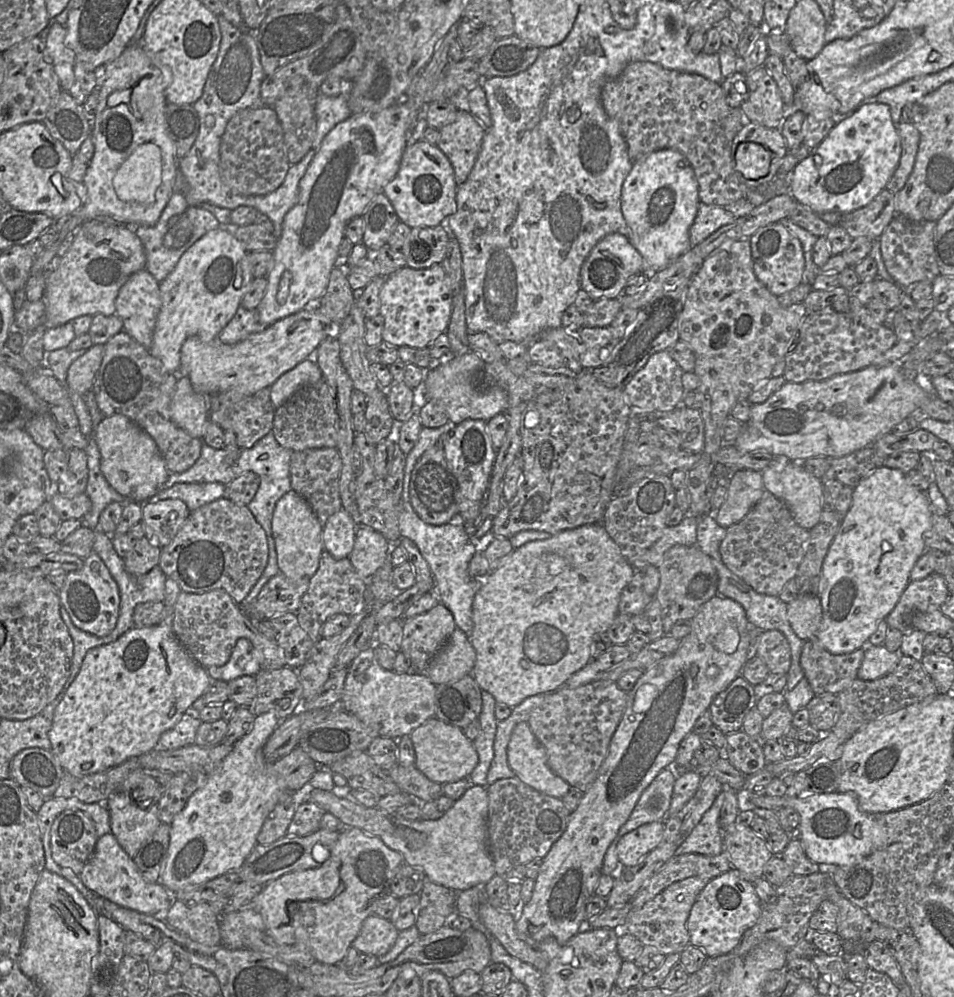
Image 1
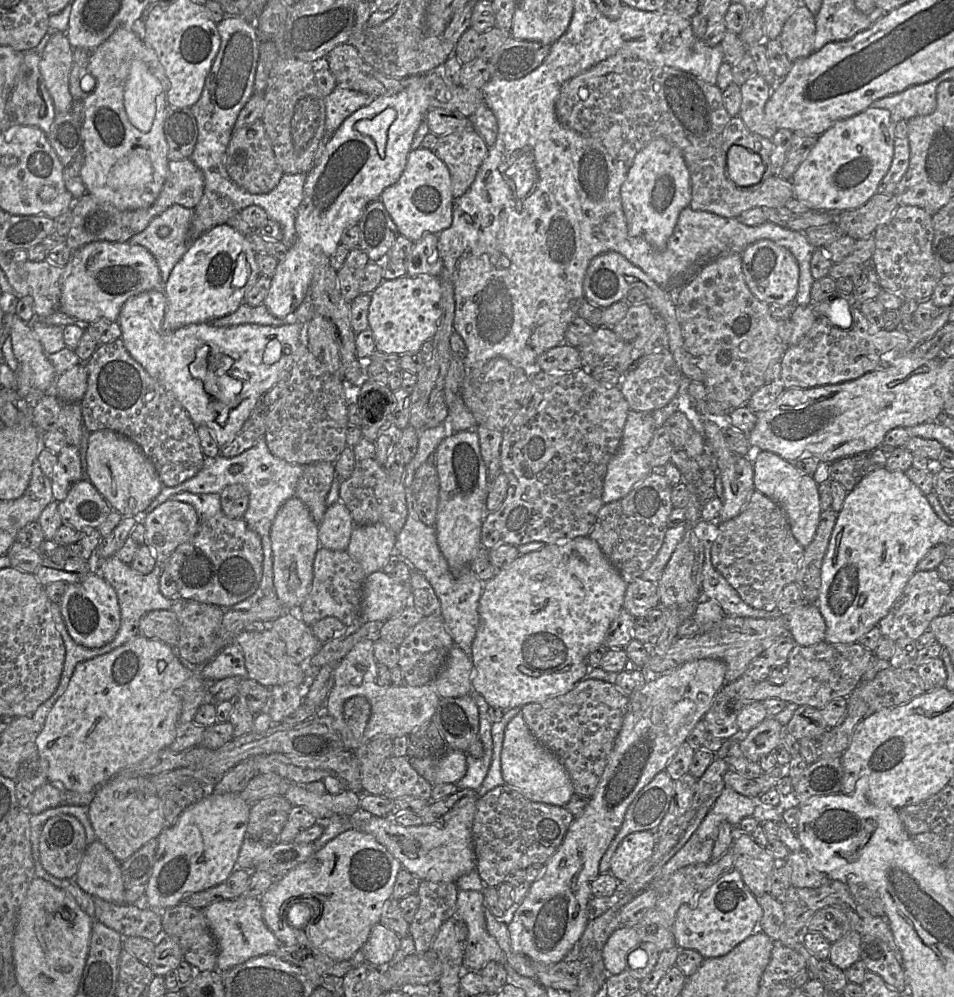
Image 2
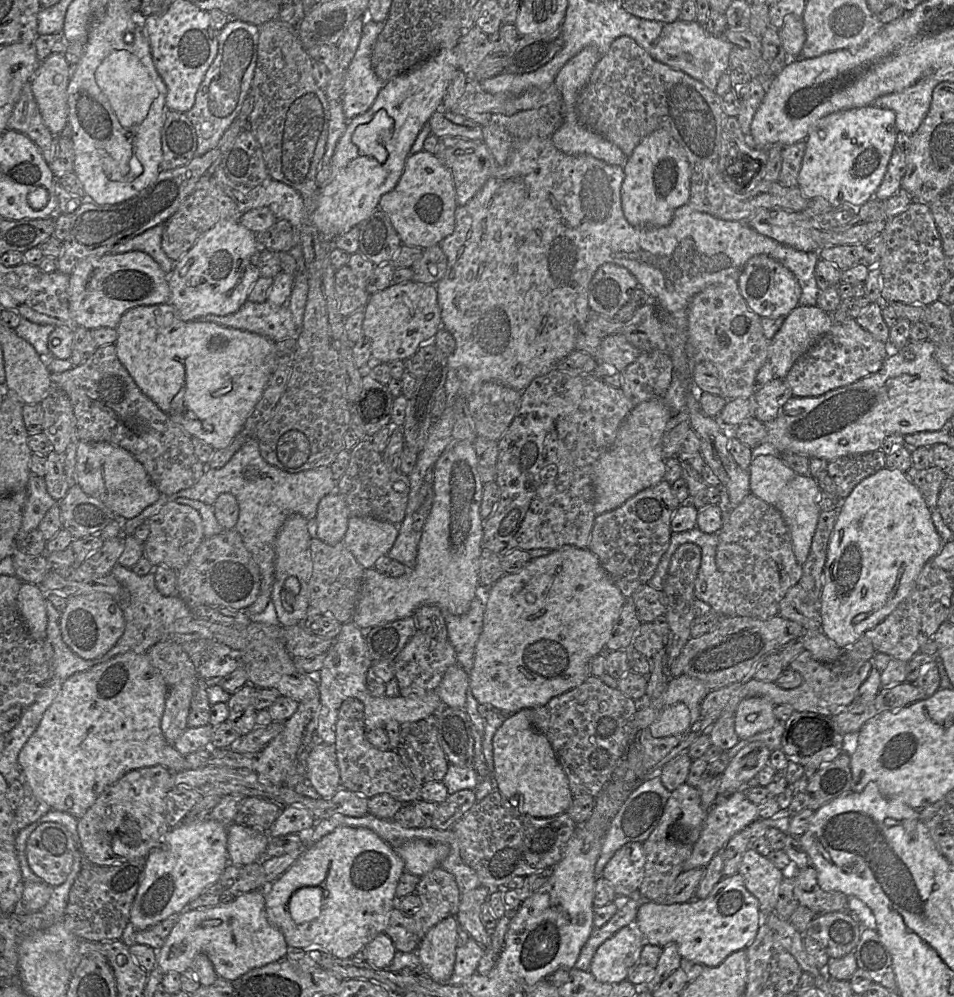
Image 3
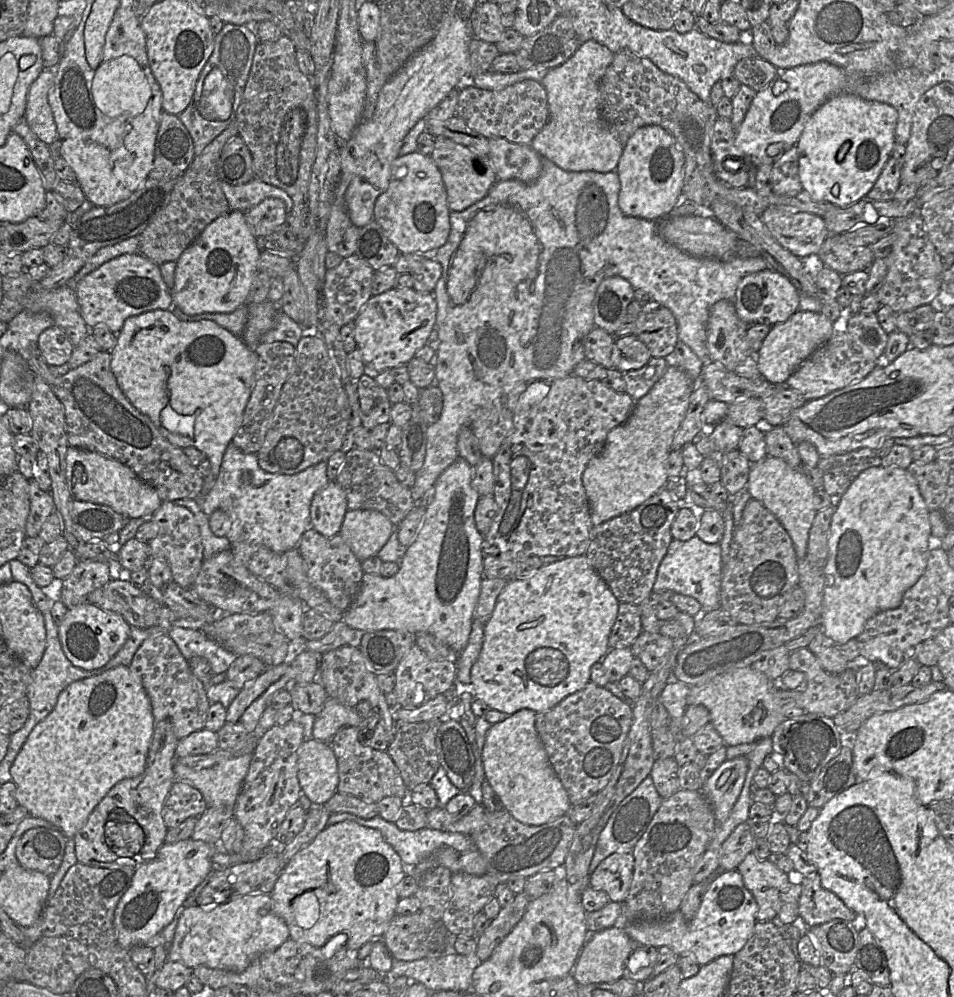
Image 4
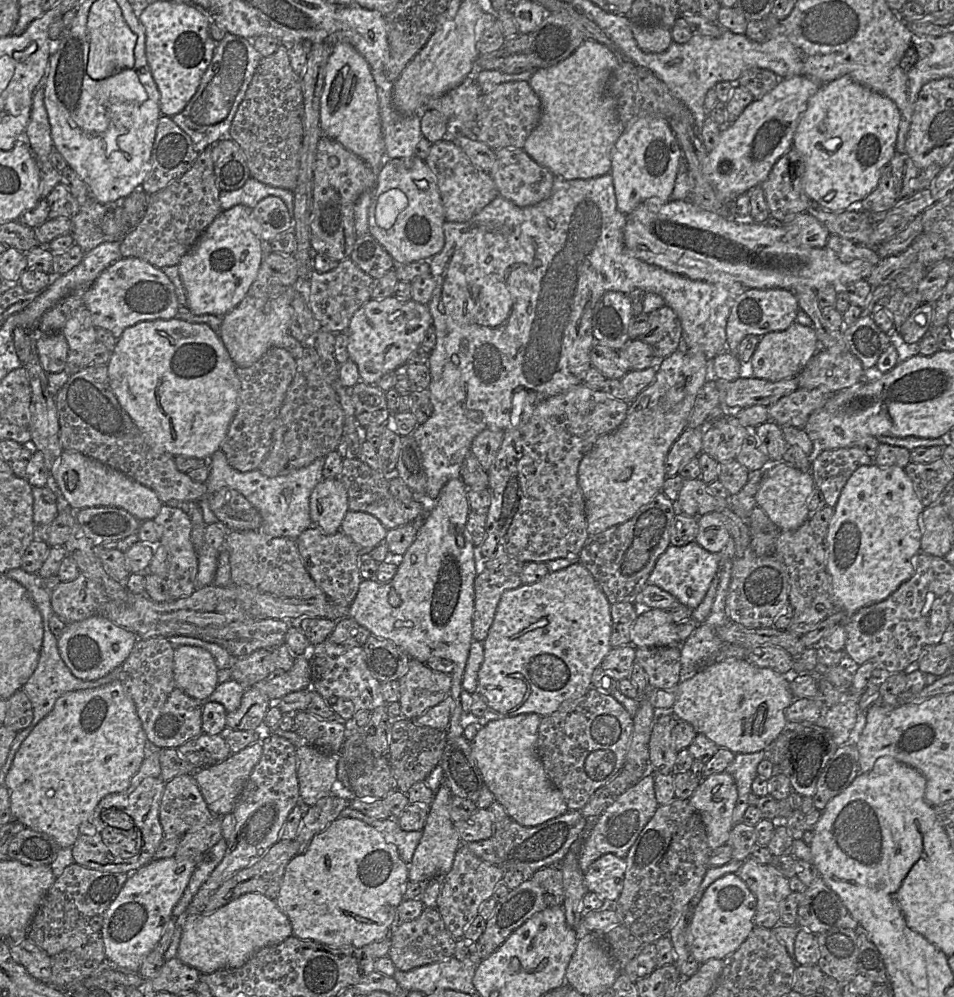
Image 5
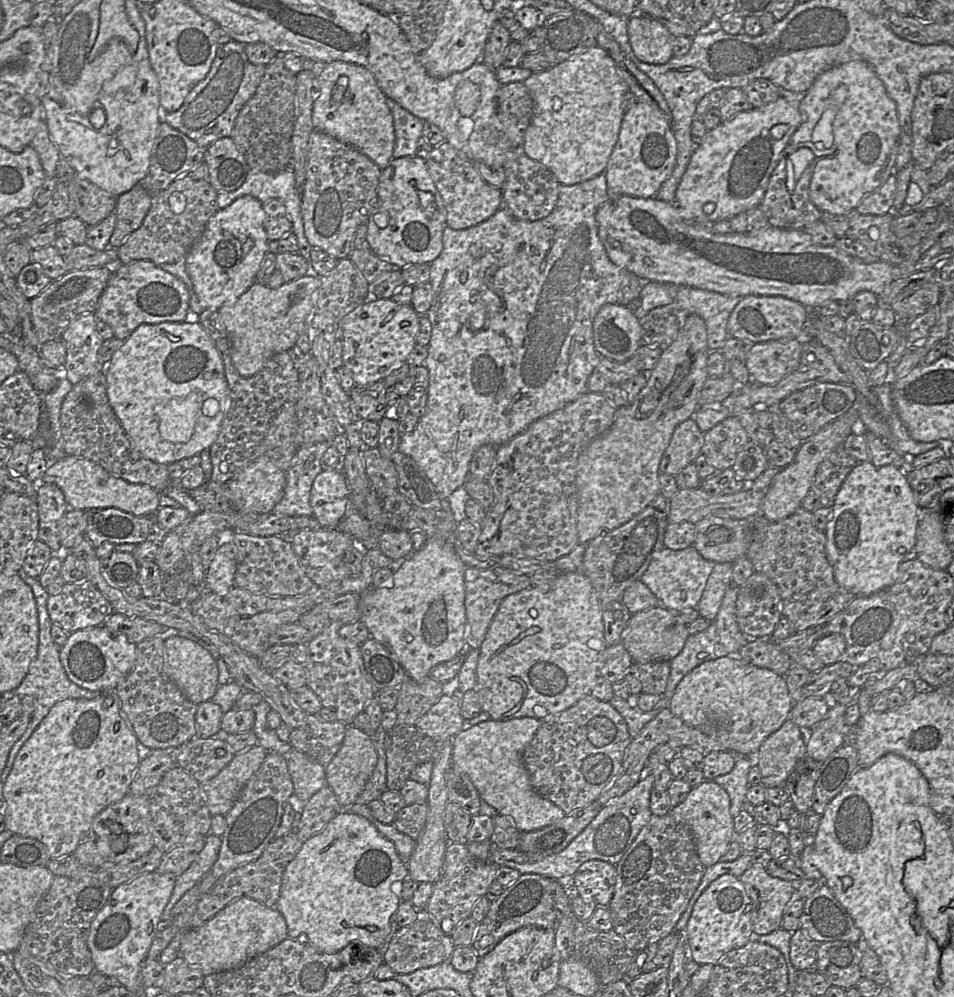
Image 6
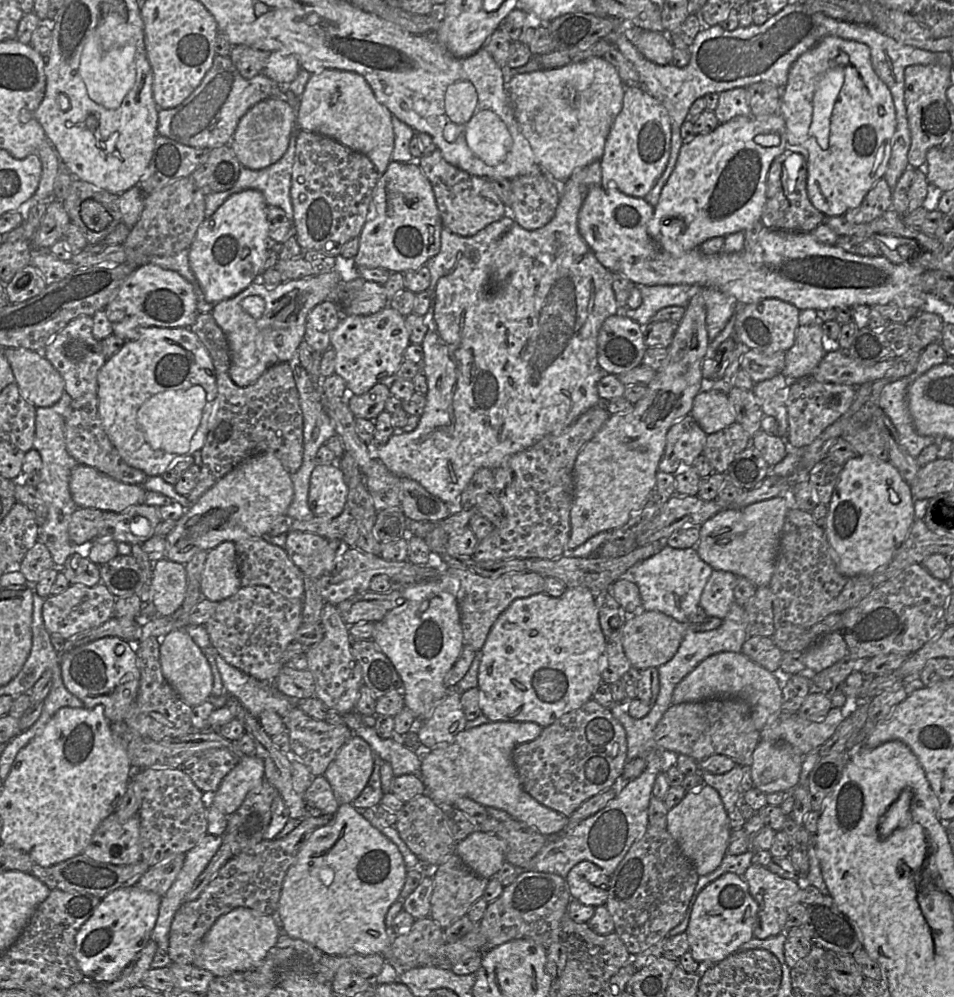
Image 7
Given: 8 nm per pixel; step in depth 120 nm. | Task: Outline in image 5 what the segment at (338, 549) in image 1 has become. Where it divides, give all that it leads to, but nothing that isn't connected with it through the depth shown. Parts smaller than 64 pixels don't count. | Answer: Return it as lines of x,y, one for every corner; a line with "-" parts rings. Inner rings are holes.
337,478
323,479
314,487
310,496
312,525
333,535
340,530
347,511
348,493

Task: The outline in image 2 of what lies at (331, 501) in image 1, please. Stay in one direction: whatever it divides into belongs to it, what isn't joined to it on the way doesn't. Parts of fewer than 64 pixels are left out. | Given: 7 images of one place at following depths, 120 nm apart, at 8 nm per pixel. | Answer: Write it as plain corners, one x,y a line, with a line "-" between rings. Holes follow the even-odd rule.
316,462
303,466
303,472
297,481
295,496
309,510
317,525
323,520
327,510
326,497
336,472
333,463

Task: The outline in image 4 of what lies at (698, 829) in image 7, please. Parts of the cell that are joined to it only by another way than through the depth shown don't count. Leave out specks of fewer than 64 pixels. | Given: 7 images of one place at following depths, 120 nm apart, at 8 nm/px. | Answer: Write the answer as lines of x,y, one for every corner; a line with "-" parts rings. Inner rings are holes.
744,756
725,760
702,785
701,792
713,808
716,827
728,818
743,788
748,767

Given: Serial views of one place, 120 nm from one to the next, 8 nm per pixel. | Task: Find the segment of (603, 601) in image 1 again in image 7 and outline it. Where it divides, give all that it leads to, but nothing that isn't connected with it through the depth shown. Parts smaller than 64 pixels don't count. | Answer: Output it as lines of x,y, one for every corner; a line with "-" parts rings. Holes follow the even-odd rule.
585,587
567,588
560,597
551,597
545,592
537,593
526,598
515,599
496,619
491,627
484,646
478,672
478,689
480,691
480,709
491,722
515,721
535,722
545,728
564,714
581,707
590,700
602,682
601,673
606,662
606,637
604,636
595,604
595,595

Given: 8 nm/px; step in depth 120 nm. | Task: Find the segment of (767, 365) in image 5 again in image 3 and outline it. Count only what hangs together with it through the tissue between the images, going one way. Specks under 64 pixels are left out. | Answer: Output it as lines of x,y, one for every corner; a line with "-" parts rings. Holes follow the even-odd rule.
798,305
785,317
781,328
771,339
769,346
768,361
773,366
775,378
784,379
796,360
831,329
833,325
831,314
816,305

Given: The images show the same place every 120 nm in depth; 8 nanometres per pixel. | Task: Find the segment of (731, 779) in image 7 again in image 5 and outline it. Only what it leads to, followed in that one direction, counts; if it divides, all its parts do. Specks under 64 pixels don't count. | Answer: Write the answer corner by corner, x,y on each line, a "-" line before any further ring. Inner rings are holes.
765,751
736,754
732,763
725,769
737,786
737,802
732,815
732,823
742,823
743,815
749,806
748,798
752,782
757,776
757,766
765,758

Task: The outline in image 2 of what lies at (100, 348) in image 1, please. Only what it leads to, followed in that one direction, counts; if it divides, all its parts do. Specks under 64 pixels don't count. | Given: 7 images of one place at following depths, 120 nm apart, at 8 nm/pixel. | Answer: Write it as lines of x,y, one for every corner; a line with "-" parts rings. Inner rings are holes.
80,362
58,376
53,385
53,393
62,402
79,402
87,389
85,363

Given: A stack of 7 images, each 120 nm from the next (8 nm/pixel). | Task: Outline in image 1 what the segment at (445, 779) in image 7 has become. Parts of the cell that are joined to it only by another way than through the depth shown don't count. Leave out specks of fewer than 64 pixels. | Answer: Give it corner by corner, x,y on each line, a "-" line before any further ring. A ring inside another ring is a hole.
527,722
514,727
507,746
507,760
516,777
543,794
562,798
571,789
548,766
546,750

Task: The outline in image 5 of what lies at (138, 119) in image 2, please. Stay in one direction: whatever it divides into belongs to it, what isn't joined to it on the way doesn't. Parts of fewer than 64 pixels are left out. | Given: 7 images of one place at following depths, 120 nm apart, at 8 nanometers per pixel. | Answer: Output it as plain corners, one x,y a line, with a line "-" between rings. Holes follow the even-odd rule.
121,69
113,75
97,80
97,100
103,106
123,102
142,103
148,99
146,89
132,69

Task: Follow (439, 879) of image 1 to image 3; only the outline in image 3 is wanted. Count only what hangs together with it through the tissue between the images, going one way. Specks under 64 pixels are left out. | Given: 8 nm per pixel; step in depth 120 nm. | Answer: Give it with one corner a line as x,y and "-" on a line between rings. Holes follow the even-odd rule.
422,839
408,841
394,849
404,861
405,870
418,877
440,867
441,862
450,853
447,844

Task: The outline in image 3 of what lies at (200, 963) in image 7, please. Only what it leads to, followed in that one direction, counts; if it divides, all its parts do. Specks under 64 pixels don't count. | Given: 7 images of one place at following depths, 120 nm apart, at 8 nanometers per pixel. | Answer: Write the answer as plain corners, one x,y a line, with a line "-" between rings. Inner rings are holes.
253,890
229,902
215,906
184,910
169,933
164,945
157,950
157,965
165,974
169,971
184,972
190,968
197,954
204,953
211,960
218,977
233,981
253,968
284,958
288,945
283,933
273,926
266,915
265,891

